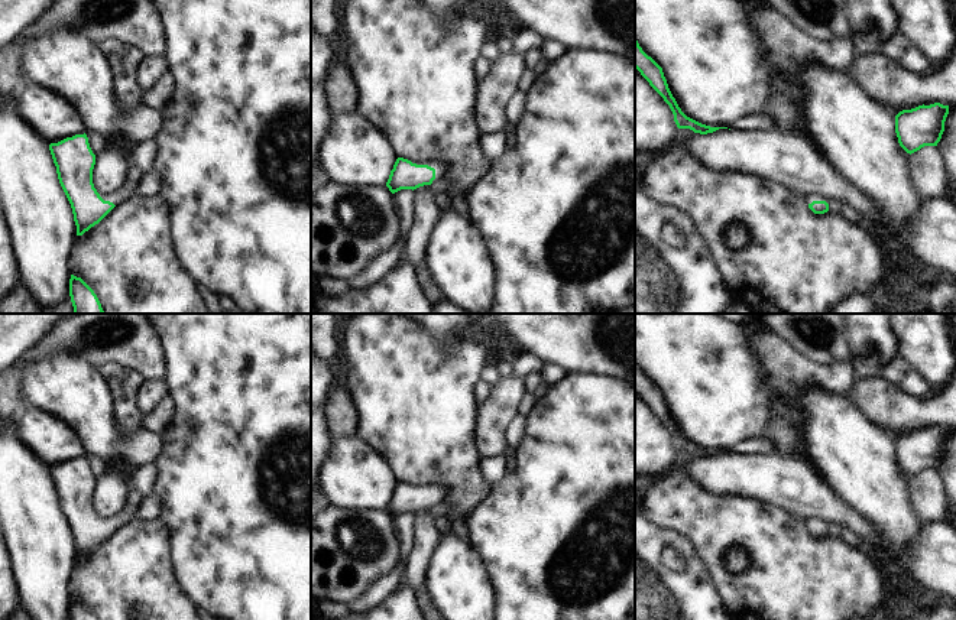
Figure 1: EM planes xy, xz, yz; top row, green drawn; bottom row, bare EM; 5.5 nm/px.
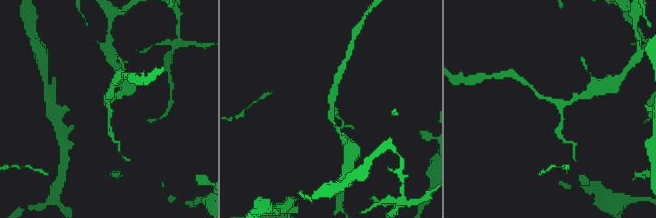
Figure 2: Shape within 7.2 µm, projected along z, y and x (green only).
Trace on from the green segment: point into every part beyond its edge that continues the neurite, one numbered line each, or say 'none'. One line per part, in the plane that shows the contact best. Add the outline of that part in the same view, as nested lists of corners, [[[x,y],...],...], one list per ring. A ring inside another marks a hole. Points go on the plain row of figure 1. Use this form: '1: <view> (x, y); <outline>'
1: xz (440, 490); [[[412,484],[412,487],[428,488],[428,490],[434,491],[435,493],[435,503],[432,506],[435,506],[441,501],[445,501],[447,488],[443,484]]]

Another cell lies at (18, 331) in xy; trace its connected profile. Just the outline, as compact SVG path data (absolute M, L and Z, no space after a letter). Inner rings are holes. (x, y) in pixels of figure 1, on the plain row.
M0 314L0 371L13 364L61 319L62 314Z

